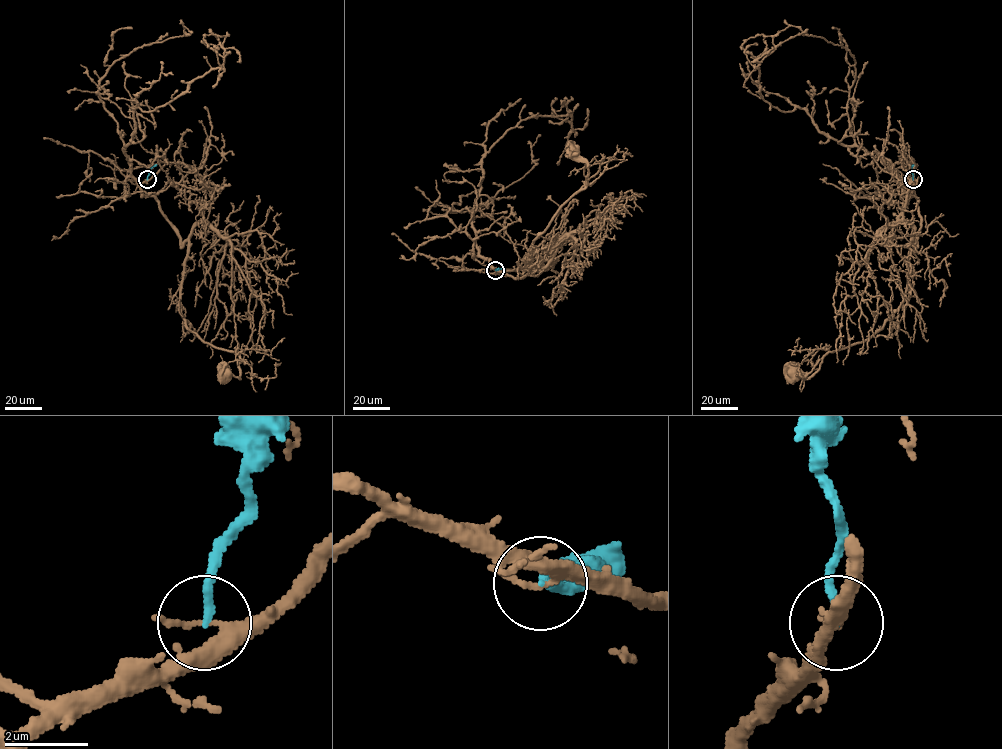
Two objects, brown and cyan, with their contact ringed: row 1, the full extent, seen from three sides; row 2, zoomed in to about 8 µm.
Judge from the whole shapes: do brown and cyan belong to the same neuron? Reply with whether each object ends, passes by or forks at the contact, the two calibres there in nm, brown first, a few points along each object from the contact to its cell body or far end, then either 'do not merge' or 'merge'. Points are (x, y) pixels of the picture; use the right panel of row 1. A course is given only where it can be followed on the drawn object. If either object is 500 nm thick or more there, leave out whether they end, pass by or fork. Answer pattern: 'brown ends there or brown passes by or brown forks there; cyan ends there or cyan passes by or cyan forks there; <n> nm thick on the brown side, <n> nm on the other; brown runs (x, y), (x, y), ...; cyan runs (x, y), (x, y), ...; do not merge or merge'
brown ends there; cyan ends there; 200 nm thick on the brown side, 190 nm on the other; brown runs (913, 179), (908, 188), (920, 230), (909, 246), (901, 306), (873, 335), (829, 352), (808, 377), (794, 373); cyan runs (913, 179), (913, 164); do not merge

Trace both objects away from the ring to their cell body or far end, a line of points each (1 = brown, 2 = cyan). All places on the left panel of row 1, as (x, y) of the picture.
1: (147, 179), (140, 188), (180, 246), (188, 240), (180, 315), (203, 341), (238, 352), (239, 377), (227, 373)
2: (147, 179), (149, 170), (156, 164)

